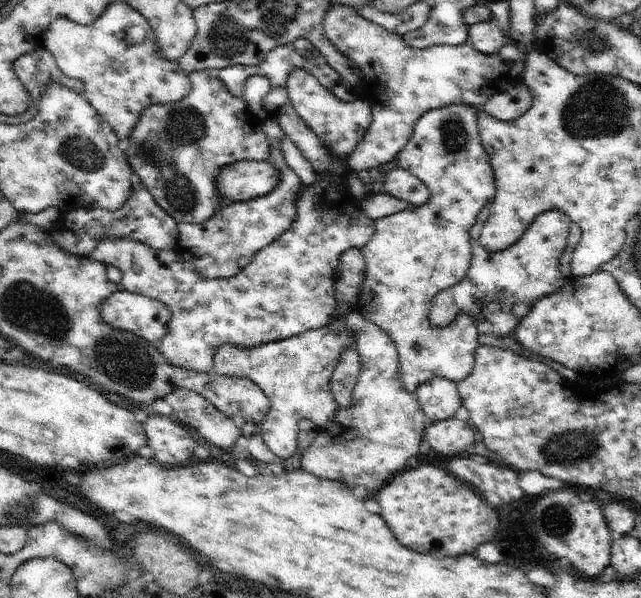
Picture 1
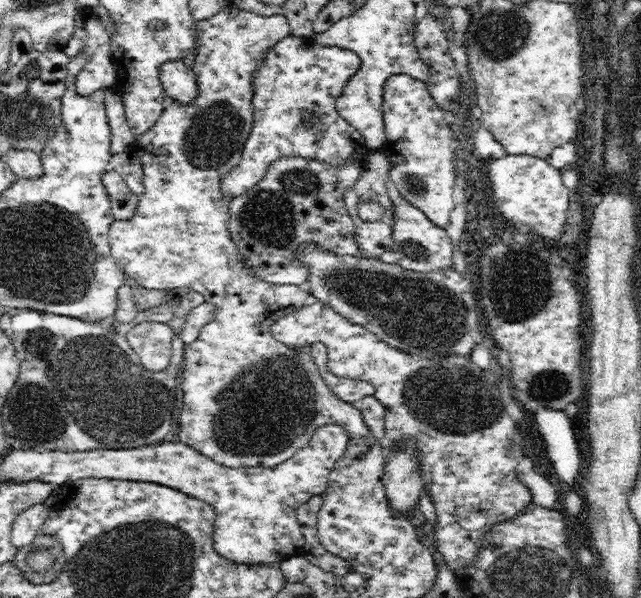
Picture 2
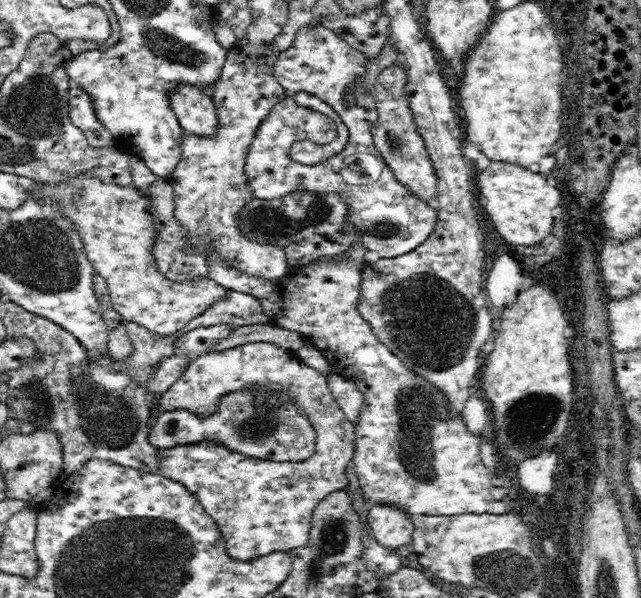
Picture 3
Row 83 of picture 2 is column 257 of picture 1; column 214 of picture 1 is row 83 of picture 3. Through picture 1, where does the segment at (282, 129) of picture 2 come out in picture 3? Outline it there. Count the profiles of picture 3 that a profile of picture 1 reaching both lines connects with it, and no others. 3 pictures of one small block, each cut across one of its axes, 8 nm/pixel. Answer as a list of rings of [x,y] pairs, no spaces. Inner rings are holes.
[[[308,22],[306,26],[298,28],[294,44],[278,54],[272,68],[274,78],[286,90],[286,98],[270,110],[258,128],[258,136],[254,138],[246,160],[246,178],[250,180],[254,196],[260,200],[280,200],[282,196],[290,196],[298,190],[312,192],[314,196],[336,194],[338,200],[346,202],[346,222],[358,232],[362,246],[378,252],[380,258],[396,258],[416,250],[430,238],[436,226],[436,210],[422,198],[414,196],[410,188],[406,188],[388,170],[382,152],[376,148],[374,128],[378,108],[372,88],[360,84],[366,72],[366,54],[352,48],[330,28],[322,26],[320,22]],[[300,90],[326,102],[342,118],[350,134],[350,142],[342,154],[328,158],[320,166],[314,164],[314,168],[294,162],[288,156],[290,148],[294,142],[302,140],[310,140],[320,146],[332,144],[338,138],[338,128],[328,116],[298,106],[296,92]]]

